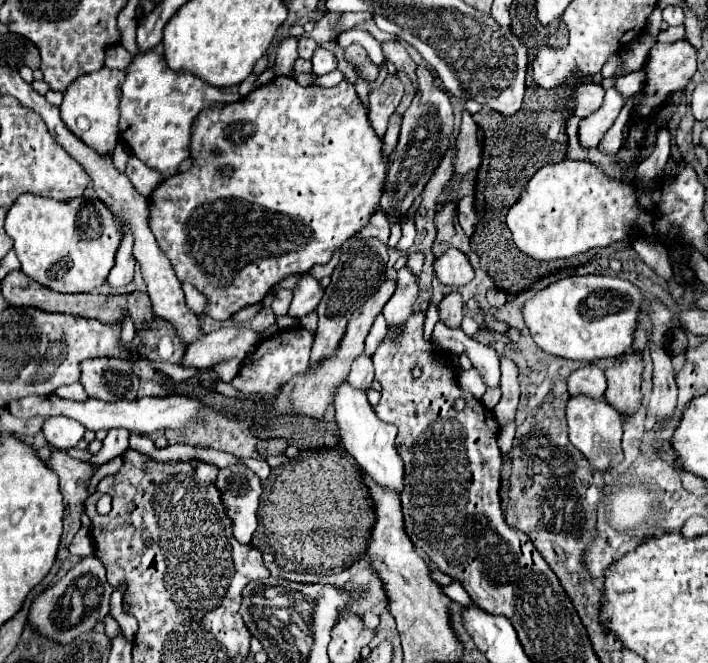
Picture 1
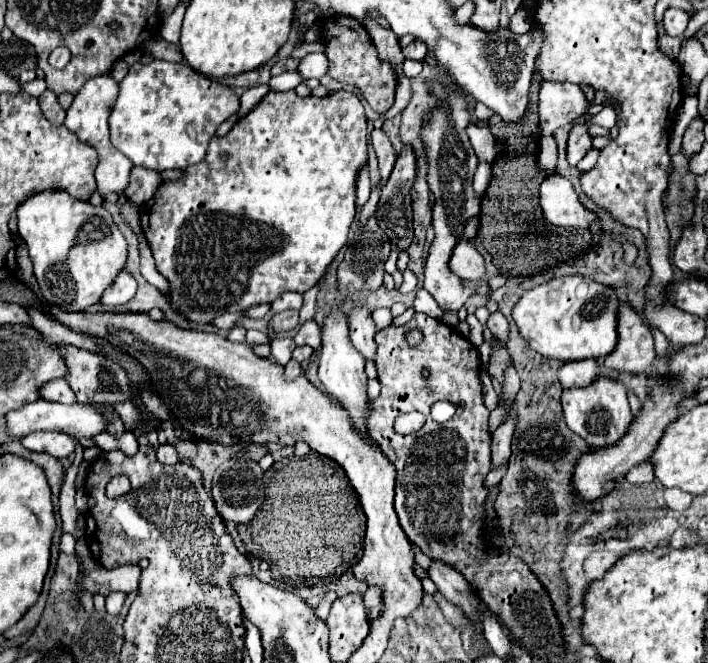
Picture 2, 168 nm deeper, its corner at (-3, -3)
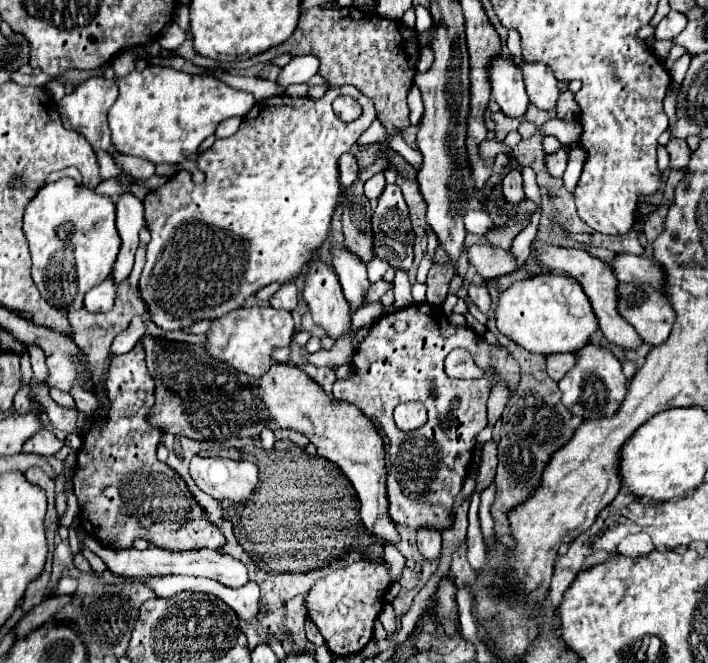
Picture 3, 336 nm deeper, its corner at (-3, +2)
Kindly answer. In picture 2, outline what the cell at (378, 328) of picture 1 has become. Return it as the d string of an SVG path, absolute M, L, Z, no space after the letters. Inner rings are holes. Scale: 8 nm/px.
M377 308L377 310L373 312L373 320L375 320L375 324L377 324L377 330L383 330L383 328L387 328L387 326L391 324L393 316L391 316L389 308Z

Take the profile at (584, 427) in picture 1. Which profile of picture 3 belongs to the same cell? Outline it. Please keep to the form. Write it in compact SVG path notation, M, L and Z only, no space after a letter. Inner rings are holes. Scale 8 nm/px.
M589 343L587 347L583 347L583 351L577 353L577 367L573 367L559 381L559 389L563 393L561 403L575 417L579 417L583 421L609 419L619 411L619 407L621 407L621 403L623 403L623 399L627 395L627 379L621 373L619 359L611 351Z

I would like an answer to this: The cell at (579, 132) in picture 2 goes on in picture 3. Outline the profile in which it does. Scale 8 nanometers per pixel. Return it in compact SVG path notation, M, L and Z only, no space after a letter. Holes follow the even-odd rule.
M561 145L559 151L547 155L545 163L547 163L547 169L549 169L551 177L561 177L565 167L567 167L567 161L569 161L569 147L567 145Z

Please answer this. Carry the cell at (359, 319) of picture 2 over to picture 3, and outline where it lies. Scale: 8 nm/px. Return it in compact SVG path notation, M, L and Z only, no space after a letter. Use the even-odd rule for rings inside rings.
M343 245L333 247L333 249L335 249L333 265L335 265L335 273L343 287L343 295L347 303L351 305L351 309L357 311L365 305L365 295L367 295L367 289L371 287L367 279L367 269Z

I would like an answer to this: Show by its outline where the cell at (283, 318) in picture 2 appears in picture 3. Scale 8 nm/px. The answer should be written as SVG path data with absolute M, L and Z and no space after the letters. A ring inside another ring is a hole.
M255 305L227 313L213 321L209 329L207 349L217 359L227 361L233 369L245 371L249 375L263 375L271 365L271 351L275 347L287 347L293 337L293 315L285 309L273 309L269 305Z

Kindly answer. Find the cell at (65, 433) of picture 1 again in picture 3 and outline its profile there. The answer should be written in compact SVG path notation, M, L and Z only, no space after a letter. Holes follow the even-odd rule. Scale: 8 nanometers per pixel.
M39 431L35 437L25 441L23 451L51 457L51 455L57 455L61 451L61 447L63 447L63 443L55 437L55 433L51 433L51 431Z

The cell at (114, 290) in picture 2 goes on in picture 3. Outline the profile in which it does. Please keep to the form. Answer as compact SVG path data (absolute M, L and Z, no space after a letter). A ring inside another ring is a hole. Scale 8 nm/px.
M107 277L103 283L95 285L87 295L85 295L85 309L89 311L109 311L115 303L117 295L117 283L113 277Z

